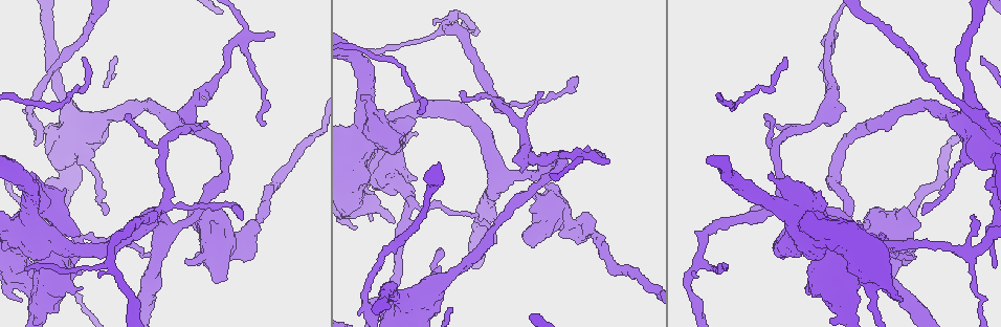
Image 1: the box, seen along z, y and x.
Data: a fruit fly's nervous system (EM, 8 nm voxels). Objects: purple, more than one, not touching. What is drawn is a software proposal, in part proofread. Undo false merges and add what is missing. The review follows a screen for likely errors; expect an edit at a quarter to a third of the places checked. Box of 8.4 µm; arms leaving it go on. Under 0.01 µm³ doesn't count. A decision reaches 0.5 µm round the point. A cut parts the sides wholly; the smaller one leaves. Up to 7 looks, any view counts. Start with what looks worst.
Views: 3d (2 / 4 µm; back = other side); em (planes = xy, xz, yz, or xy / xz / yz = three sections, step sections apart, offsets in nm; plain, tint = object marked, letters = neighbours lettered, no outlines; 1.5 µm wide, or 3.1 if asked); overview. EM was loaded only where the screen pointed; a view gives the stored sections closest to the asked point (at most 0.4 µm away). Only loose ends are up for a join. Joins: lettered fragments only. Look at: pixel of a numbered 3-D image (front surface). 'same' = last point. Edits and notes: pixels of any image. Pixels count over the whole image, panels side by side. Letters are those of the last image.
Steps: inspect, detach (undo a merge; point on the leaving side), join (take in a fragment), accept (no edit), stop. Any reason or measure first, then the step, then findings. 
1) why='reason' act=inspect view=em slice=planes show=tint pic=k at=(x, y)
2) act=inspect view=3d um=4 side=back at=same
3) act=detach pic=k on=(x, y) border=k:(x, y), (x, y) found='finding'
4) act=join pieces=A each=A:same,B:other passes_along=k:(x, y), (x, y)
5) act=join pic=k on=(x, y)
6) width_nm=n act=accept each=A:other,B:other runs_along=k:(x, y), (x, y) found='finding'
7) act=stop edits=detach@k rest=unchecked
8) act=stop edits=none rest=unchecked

why='three-way junction' act=inspect view=em slice=planes show=letters pic=1 at=(164, 202)

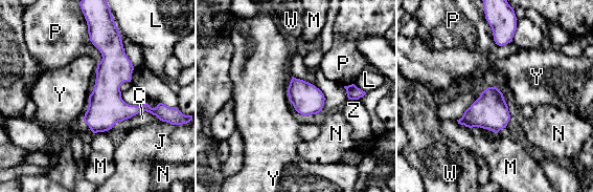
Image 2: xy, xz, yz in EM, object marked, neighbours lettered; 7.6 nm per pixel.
act=accept each=C:other,J:other,L:other,M:other,N:other,P:other,W:other,Y:other,Z:other border=2:(287, 87), (289, 100) found='all the same cell'

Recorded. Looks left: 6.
why='thick turns thin' act=inspect view=em slice=yz step=8 show=tint pic=1 at=(375, 121)

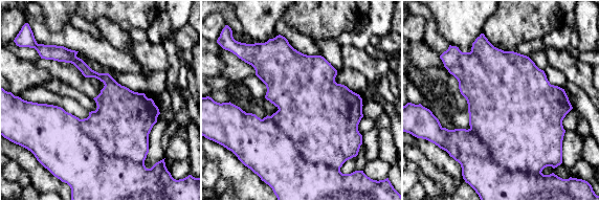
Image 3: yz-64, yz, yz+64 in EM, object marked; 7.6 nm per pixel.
act=inspect view=em slice=planes show=letters at=same

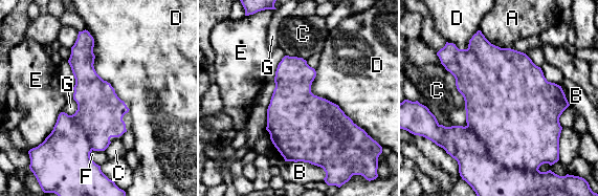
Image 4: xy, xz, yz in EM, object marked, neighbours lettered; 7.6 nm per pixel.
act=accept each=A:other,B:other,C:other,D:other,E:other,F:other,G:other border=4:(314, 69), (311, 91), (363, 130) found='one cell here'

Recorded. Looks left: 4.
why='free end' act=inspect view=em slice=planes show=letters pic=1 at=(608, 163)

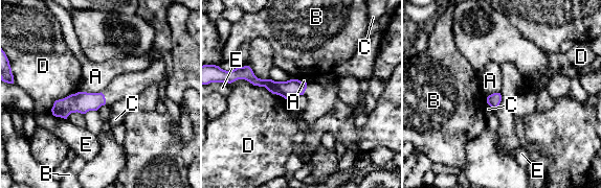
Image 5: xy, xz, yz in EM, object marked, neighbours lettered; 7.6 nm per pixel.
act=accept each=A:other,B:other,C:other,D:other,E:other border=5:(79, 91), (101, 92) found='none of them fits'

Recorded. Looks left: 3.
act=stop edits=none rest=unchecked

